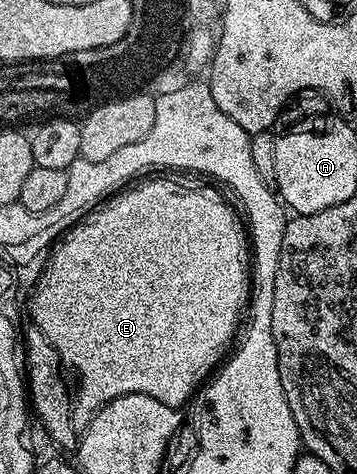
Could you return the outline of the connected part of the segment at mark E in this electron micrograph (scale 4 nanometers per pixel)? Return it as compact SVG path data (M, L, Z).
M149 178L138 186L132 186L122 189L88 211L80 221L71 225L53 242L45 260L45 267L35 278L37 287L34 288L33 299L29 302L32 325L44 336L46 342L53 345L60 365L65 368L70 366L77 377L77 391L72 391L71 394L71 414L74 419L93 418L108 402L124 394L155 396L155 400L161 400L168 406L184 407L184 402L188 398L190 401L202 383L222 365L230 349L229 341L237 330L237 317L243 314L243 307L247 302L247 234L238 211L233 211L221 199L220 192L204 190L201 186L184 186L183 183L172 182L169 178Z

